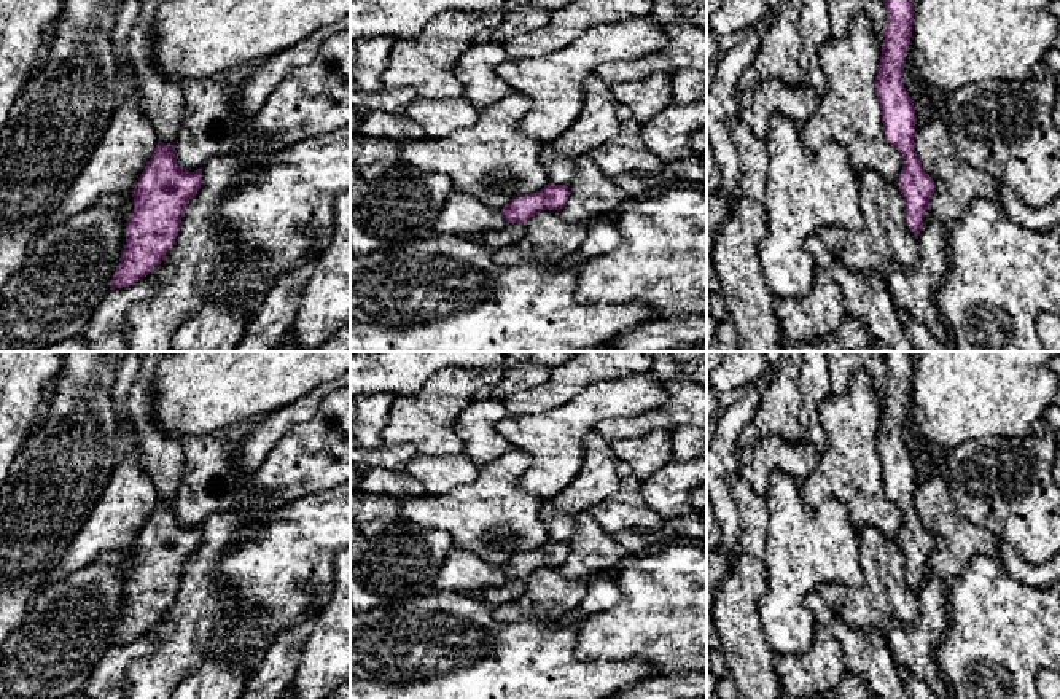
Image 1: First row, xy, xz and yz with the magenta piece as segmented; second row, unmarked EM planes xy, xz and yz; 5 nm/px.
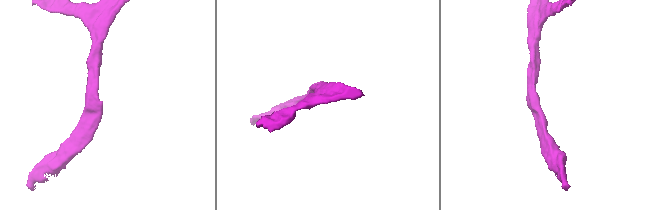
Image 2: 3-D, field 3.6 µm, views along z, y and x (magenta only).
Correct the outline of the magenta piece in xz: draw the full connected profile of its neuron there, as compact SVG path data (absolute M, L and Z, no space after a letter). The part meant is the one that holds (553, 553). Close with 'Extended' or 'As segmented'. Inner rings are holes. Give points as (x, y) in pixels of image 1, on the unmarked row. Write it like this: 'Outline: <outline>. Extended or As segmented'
Outline: M546 541L543 546L516 554L501 565L508 580L527 580L541 567L560 568L568 557L567 541Z. As segmented

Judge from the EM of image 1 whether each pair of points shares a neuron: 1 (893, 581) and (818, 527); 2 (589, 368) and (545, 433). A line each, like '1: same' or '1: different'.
1: different
2: different

